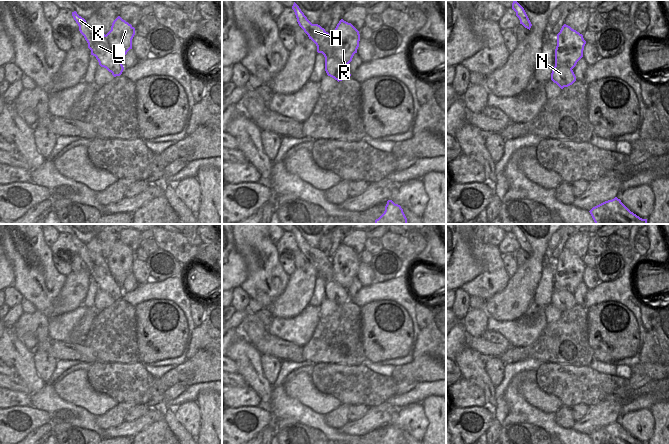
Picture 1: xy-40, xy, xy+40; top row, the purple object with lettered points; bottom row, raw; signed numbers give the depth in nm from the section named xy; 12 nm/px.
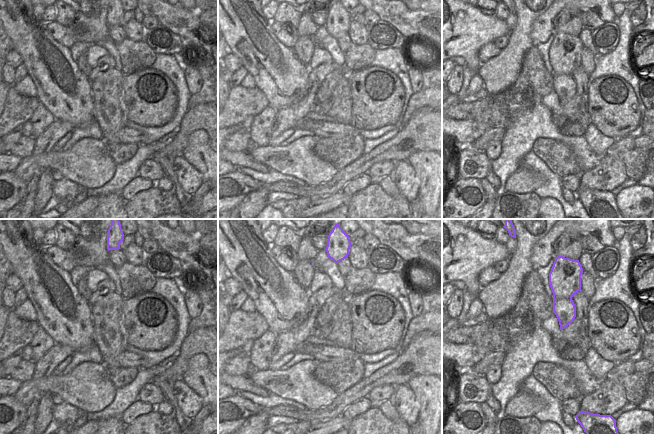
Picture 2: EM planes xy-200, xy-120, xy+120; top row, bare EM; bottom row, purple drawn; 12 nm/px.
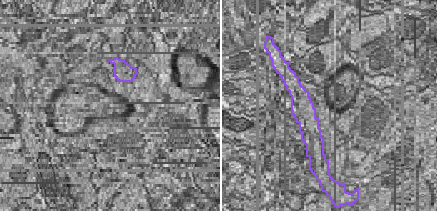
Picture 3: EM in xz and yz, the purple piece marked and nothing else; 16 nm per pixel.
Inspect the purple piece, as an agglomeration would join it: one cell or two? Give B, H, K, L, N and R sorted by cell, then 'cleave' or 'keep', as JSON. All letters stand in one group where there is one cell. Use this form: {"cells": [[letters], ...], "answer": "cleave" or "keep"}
{"cells": [["B", "H", "K", "N"], ["L", "R"]], "answer": "cleave"}

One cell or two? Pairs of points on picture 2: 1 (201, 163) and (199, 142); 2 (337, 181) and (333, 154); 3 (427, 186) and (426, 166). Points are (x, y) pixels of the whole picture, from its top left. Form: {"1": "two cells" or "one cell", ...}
{"1": "one cell", "2": "two cells", "3": "one cell"}

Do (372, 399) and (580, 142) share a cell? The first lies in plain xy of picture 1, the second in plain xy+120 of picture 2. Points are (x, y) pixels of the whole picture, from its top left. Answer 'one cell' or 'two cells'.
two cells

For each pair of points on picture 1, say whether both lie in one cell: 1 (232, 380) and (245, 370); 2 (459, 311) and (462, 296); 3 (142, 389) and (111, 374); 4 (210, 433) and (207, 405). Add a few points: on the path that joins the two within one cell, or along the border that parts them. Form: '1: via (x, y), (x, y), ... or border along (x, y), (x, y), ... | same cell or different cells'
1: border along (237, 372), (249, 385) | different cells
2: via (461, 307), (461, 300) | same cell
3: via (134, 385), (119, 379) | same cell
4: via (210, 426), (210, 412) | same cell

